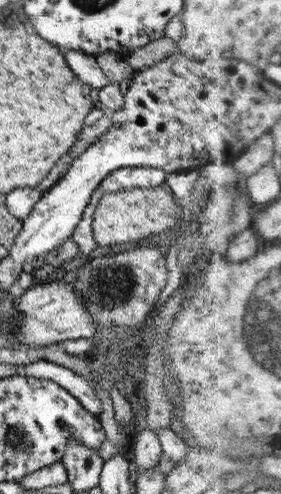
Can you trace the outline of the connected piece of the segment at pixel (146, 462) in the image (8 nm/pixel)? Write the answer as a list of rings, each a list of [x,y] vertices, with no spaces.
[[[148,428],[132,431],[130,459],[135,462],[139,472],[148,468],[153,468],[155,465],[157,465],[161,453],[158,436],[155,435],[153,431],[150,431]]]

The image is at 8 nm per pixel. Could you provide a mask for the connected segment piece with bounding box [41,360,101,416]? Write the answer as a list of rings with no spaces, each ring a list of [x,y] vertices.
[[[41,360],[41,364],[49,366],[47,380],[56,382],[61,388],[69,391],[73,395],[73,398],[76,398],[81,403],[82,408],[85,408],[91,414],[96,416],[100,414],[101,402],[97,399],[95,391],[87,385],[87,382],[81,376],[75,375],[70,369],[61,365],[51,364],[49,361]]]

